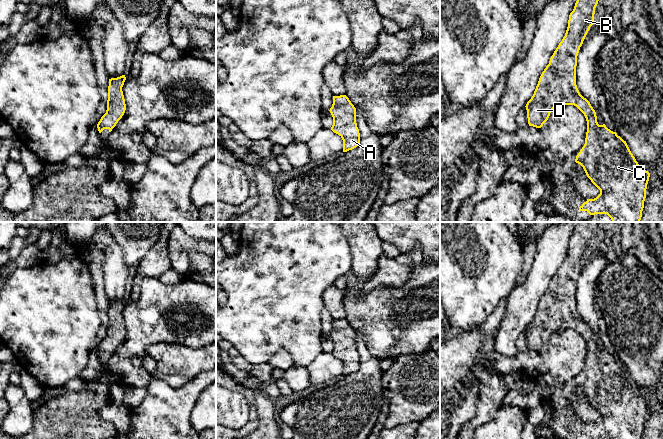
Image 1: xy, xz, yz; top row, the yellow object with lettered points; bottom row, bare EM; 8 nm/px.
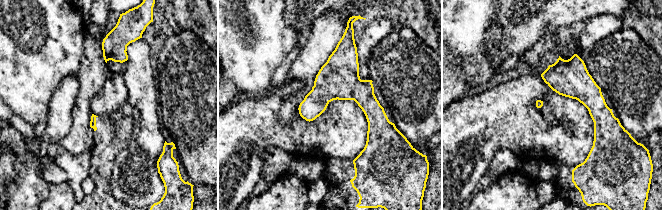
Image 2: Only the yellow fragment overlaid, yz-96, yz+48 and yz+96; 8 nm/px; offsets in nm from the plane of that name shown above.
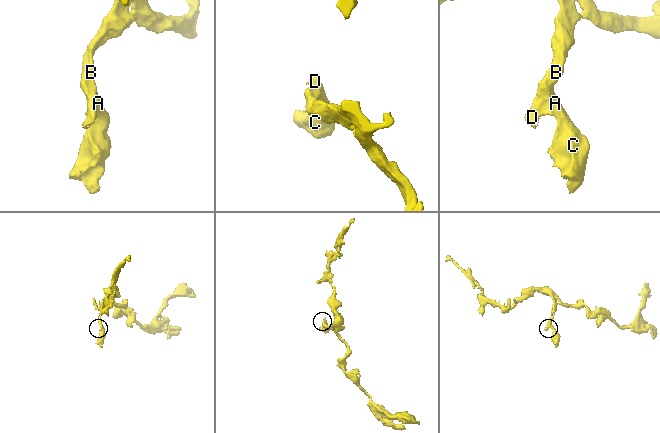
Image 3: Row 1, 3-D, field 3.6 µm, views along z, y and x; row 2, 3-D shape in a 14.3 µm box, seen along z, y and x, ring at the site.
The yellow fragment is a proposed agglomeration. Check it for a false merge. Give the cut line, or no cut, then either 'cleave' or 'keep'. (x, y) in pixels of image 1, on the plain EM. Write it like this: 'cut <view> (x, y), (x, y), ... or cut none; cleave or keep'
cut none; keep

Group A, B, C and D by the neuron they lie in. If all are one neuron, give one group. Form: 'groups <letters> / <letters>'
groups A B C D

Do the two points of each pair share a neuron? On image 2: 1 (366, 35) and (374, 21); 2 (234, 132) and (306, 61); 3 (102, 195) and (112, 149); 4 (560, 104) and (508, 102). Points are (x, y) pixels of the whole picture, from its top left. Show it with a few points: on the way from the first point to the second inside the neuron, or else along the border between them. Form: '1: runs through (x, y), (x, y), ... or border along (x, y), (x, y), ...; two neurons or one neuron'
1: runs through (369, 32), (374, 27), (374, 24); one neuron
2: border along (301, 81), (299, 90), (281, 104); two neurons
3: runs through (102, 184), (102, 160); one neuron
4: runs through (548, 114), (545, 121), (527, 121), (523, 117); one neuron

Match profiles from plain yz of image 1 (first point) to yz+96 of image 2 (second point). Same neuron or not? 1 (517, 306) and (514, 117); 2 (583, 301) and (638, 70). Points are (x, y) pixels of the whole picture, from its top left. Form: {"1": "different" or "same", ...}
{"1": "different", "2": "different"}

